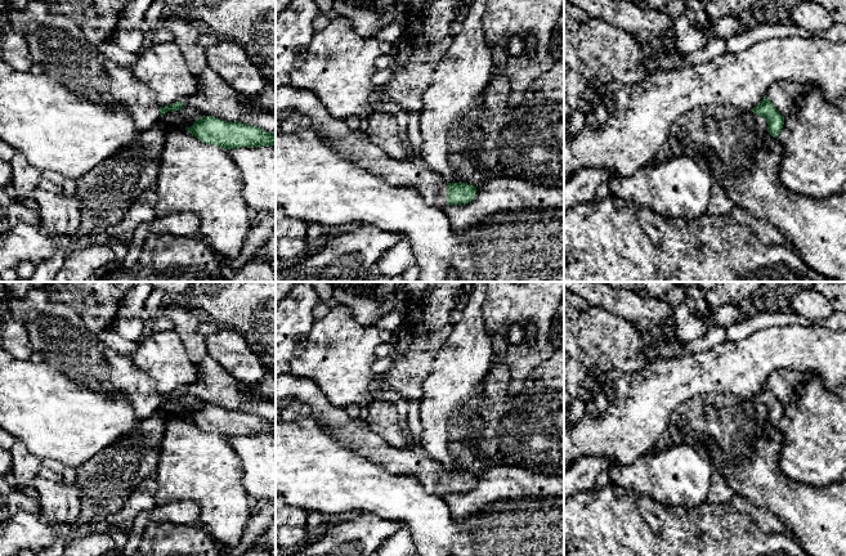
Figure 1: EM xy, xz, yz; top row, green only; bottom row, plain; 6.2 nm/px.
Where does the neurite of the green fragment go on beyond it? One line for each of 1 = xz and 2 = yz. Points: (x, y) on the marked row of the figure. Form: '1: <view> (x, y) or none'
1: xz (354, 146)
2: none

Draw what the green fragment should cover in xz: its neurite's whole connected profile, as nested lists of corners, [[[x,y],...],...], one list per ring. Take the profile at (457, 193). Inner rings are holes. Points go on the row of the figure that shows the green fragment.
[[[283,86],[276,93],[276,111],[294,109],[310,118],[310,129],[344,158],[393,185],[418,189],[429,206],[444,208],[469,203],[476,187],[467,183],[447,183],[431,171],[421,158],[397,160],[370,140],[366,131],[352,130],[345,120],[335,118],[310,91]]]

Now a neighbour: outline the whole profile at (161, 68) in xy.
[[[148,44],[143,49],[138,59],[131,66],[134,76],[138,81],[151,90],[160,107],[166,107],[176,102],[183,102],[197,90],[197,76],[194,76],[187,63],[178,44]]]

